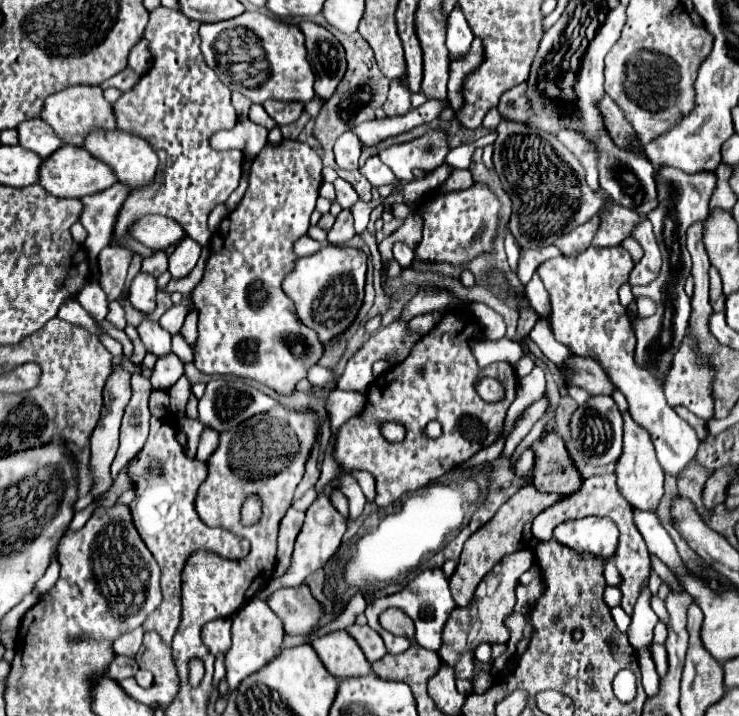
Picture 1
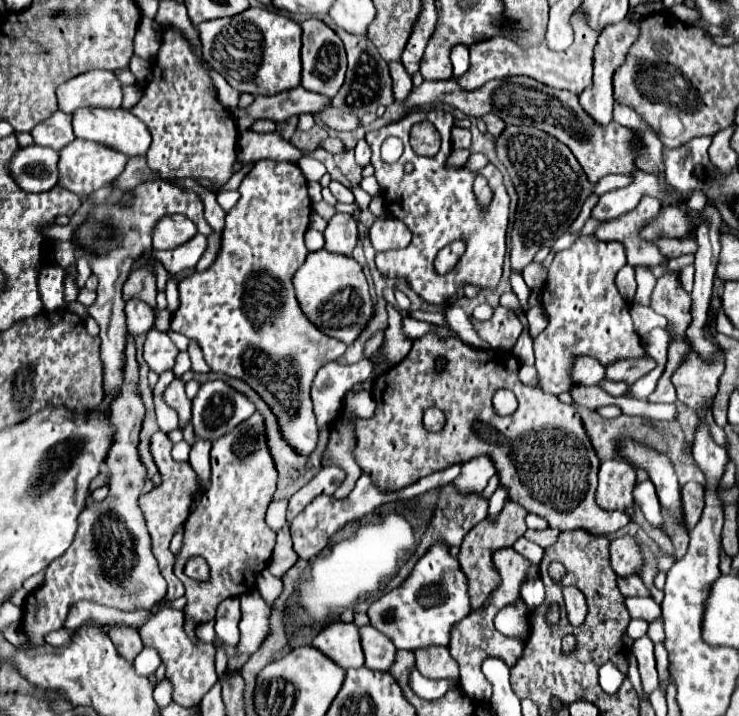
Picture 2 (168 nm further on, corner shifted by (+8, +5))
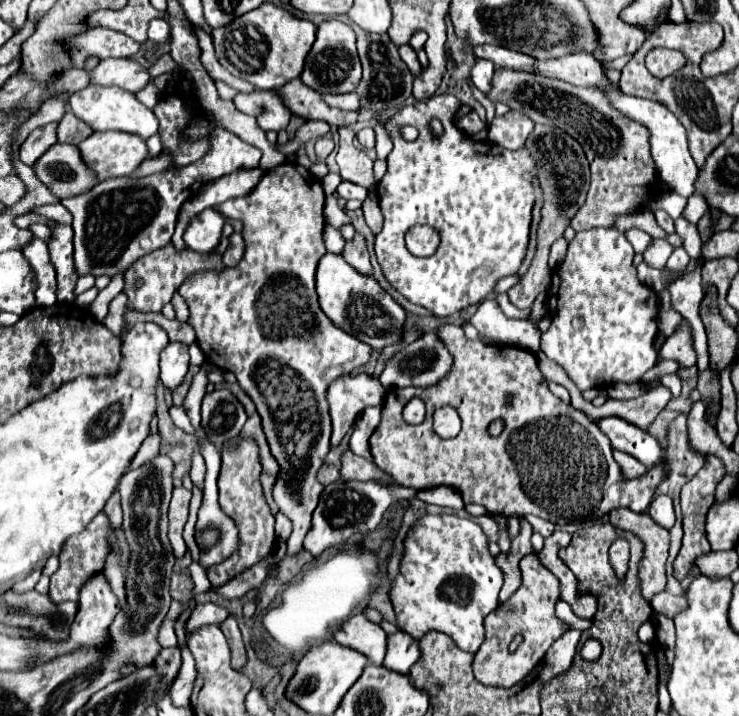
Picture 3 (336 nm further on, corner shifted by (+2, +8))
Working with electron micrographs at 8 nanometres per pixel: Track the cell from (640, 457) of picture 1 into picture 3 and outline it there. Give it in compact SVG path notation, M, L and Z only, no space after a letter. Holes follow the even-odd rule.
M658 496L658 498L654 498L652 504L650 504L648 514L652 516L654 522L658 522L666 530L670 530L674 526L674 522L676 522L674 504L672 504L670 496Z

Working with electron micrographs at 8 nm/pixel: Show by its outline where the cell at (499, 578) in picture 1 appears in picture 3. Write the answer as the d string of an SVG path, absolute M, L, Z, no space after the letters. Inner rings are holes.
M526 554L520 560L520 572L522 572L522 586L512 594L510 600L500 604L494 612L490 612L484 618L486 636L472 660L474 678L484 686L510 688L520 680L524 680L532 672L532 668L542 660L550 644L564 630L568 630L568 624L564 624L554 616L554 604L560 598L558 578L554 578L548 572L548 568L542 566L536 554ZM516 634L522 636L522 644L514 652L510 652L508 644Z

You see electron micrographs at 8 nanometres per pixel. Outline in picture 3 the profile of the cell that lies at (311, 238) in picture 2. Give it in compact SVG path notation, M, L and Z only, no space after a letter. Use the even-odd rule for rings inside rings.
M326 224L324 226L324 246L326 246L326 250L328 252L334 252L334 254L340 254L342 252L342 248L344 248L344 238L342 238L342 234L340 234L340 230L336 230L334 226L330 226L330 224Z

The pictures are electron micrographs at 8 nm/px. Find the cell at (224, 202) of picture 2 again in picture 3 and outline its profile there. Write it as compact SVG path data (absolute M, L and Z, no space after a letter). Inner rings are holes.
M260 168L238 170L238 172L222 176L216 182L210 182L204 188L200 188L198 194L192 200L184 202L184 206L180 210L178 224L176 224L175 232L171 239L175 249L181 251L186 247L182 239L182 232L186 228L186 224L190 222L190 218L194 218L204 208L210 208L210 206L216 208L216 206L220 206L222 202L226 202L230 198L238 198L238 196L250 194L252 188L258 184L262 174L264 172Z

